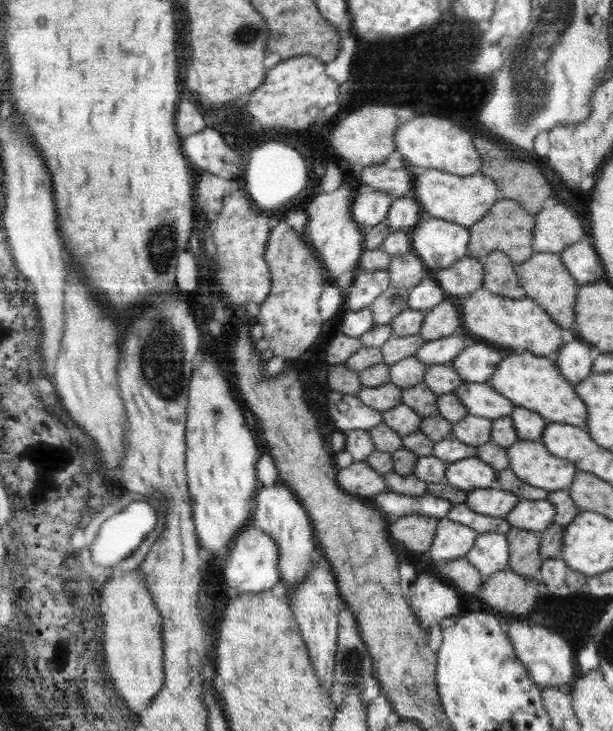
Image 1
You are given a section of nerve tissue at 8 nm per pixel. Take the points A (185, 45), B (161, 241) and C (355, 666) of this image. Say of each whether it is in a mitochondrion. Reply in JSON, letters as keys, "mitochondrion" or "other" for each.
{"A":"mitochondrion","B":"mitochondrion","C":"mitochondrion"}

